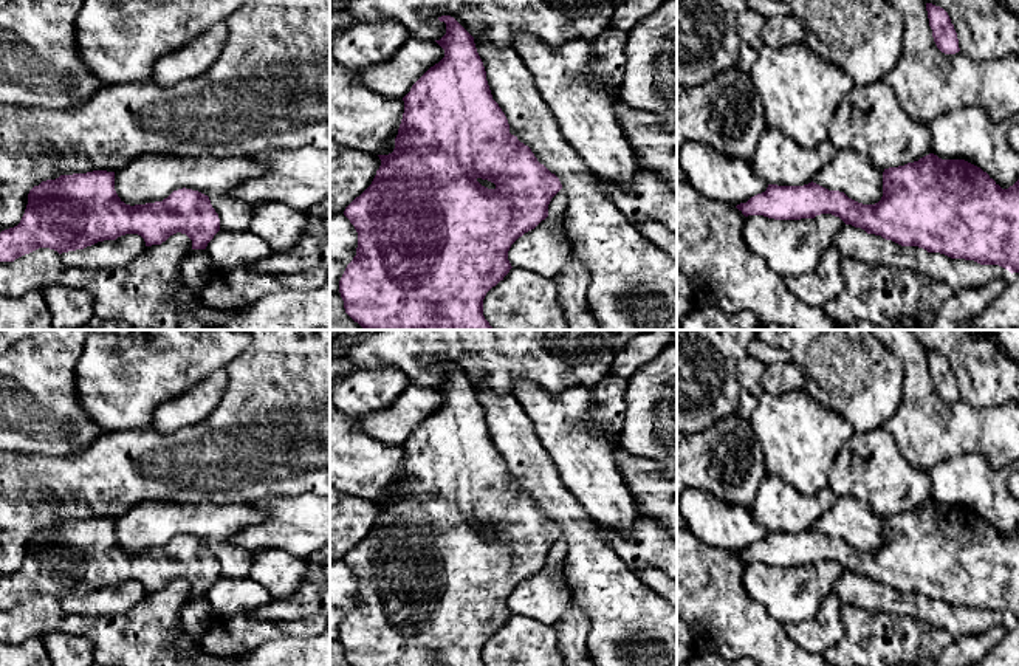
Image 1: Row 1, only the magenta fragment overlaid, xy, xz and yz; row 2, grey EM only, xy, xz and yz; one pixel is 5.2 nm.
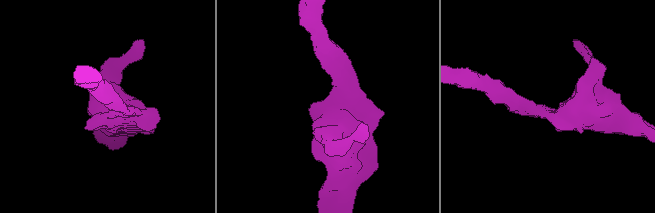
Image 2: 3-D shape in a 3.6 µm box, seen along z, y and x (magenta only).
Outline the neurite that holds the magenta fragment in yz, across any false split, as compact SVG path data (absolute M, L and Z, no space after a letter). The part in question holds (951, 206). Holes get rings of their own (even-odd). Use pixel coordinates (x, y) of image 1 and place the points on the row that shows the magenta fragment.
M929 153L918 161L884 169L883 197L875 204L858 203L844 192L811 181L804 186L768 184L765 192L736 208L745 217L763 215L774 220L832 214L846 225L901 246L918 246L951 259L999 265L1011 274L1019 273L1019 180L1002 189L986 172L965 160L942 160Z

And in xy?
M93 170L60 175L34 186L28 194L28 204L20 223L0 232L0 262L14 262L39 248L50 248L59 254L84 249L125 234L138 234L144 239L146 246L152 246L181 232L192 240L192 249L206 249L218 231L218 214L209 197L198 191L183 187L173 191L163 201L130 206L115 191L115 172Z

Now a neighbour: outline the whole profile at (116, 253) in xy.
M125 234L116 240L98 242L84 249L62 252L60 259L67 266L74 268L119 268L135 260L146 248L146 242L138 234Z

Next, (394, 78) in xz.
M409 37L387 60L355 71L355 77L367 88L403 99L412 85L444 57L444 50L431 40Z

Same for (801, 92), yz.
M804 40L781 48L763 45L748 74L762 101L767 129L777 130L807 149L816 149L830 138L832 119L841 101L855 88L844 70L818 56Z

